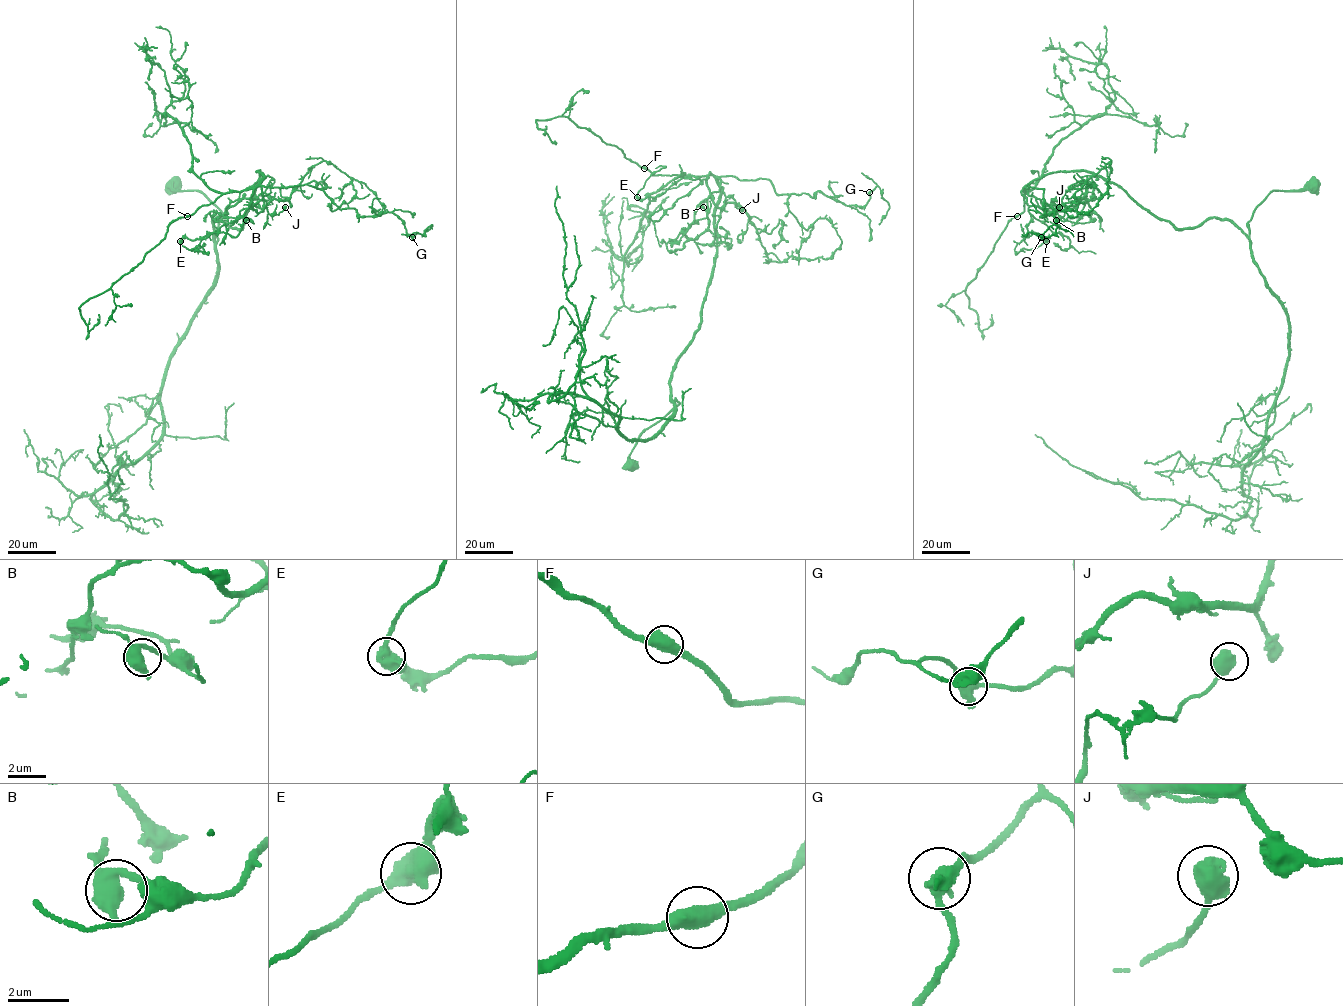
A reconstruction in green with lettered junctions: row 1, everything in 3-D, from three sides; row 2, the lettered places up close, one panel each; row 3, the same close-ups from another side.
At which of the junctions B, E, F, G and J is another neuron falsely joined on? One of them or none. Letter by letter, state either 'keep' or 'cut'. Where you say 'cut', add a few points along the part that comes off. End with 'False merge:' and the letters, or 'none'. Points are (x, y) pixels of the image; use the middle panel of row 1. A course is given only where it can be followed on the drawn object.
B: keep
E: keep
F: keep
G: keep
J: keep
False merge: none

